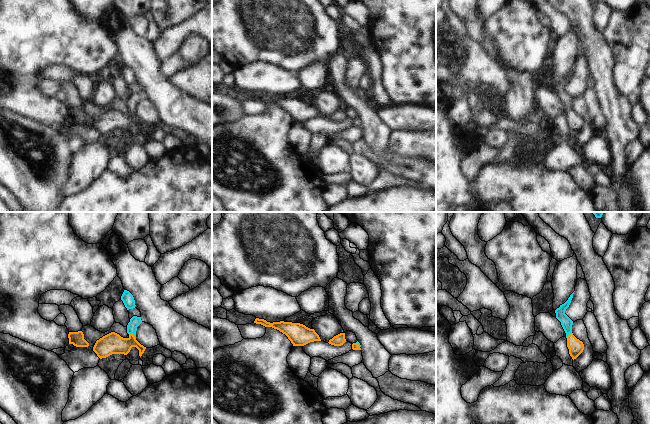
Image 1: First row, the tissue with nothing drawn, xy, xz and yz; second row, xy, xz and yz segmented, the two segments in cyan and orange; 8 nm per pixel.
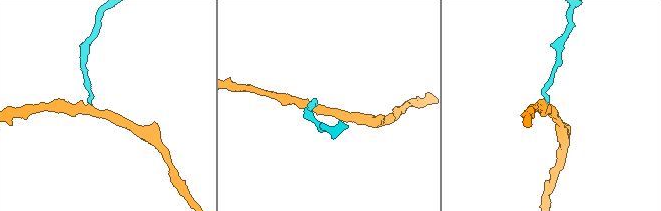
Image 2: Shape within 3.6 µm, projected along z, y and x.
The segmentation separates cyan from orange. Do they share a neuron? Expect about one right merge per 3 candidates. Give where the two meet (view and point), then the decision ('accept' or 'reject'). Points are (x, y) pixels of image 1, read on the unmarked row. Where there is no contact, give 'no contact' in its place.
xy (133, 110) | accept

